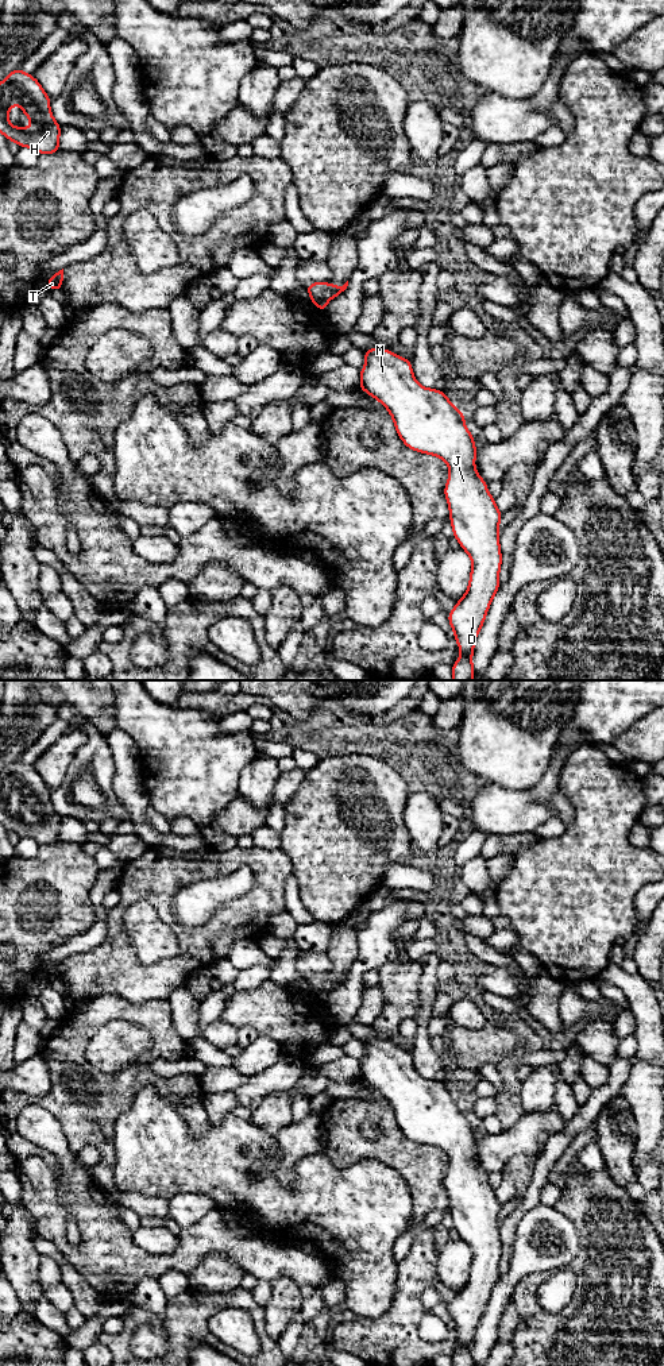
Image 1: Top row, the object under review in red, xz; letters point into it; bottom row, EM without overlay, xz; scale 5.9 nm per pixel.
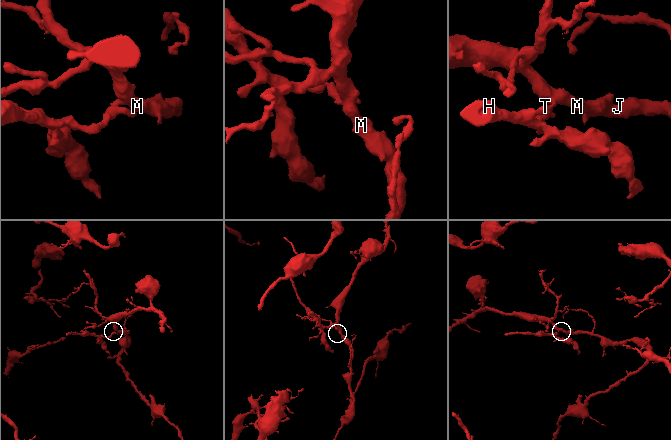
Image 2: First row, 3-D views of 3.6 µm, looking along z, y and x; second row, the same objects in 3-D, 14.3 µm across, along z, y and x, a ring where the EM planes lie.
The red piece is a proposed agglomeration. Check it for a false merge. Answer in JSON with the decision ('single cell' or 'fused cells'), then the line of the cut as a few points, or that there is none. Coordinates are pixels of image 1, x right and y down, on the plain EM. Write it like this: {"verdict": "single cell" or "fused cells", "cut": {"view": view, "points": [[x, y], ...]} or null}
{"verdict": "fused cells", "cut": {"view": "xz", "points": [[313, 991], [325, 992]]}}

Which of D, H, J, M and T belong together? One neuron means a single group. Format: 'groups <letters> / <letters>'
groups D J M / H T

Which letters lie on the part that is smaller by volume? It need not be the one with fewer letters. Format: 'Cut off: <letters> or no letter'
Cut off: H, T

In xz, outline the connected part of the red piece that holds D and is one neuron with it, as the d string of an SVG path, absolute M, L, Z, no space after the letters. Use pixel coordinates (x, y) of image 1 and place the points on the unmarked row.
M368 1039L366 1056L360 1061L359 1080L378 1091L391 1105L395 1122L405 1137L413 1142L443 1150L449 1158L449 1169L444 1185L449 1197L453 1228L472 1251L467 1284L448 1304L462 1348L452 1355L452 1366L475 1366L472 1343L475 1330L486 1311L490 1294L498 1282L502 1246L499 1239L499 1213L502 1204L490 1186L483 1169L475 1162L475 1130L464 1115L464 1104L459 1103L445 1084L421 1077L412 1061L412 1053L383 1039Z

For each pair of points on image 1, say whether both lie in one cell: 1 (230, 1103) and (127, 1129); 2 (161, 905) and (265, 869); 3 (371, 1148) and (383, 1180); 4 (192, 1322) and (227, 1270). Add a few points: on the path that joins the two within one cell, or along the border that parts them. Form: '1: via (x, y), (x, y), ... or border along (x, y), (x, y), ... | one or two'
1: border along (230, 1112), (217, 1123), (209, 1123) | two
2: via (181, 876), (192, 867), (236, 860) | one
3: border along (344, 1168), (365, 1158), (375, 1158), (402, 1177) | two
4: border along (240, 1285), (219, 1293), (190, 1289) | two

